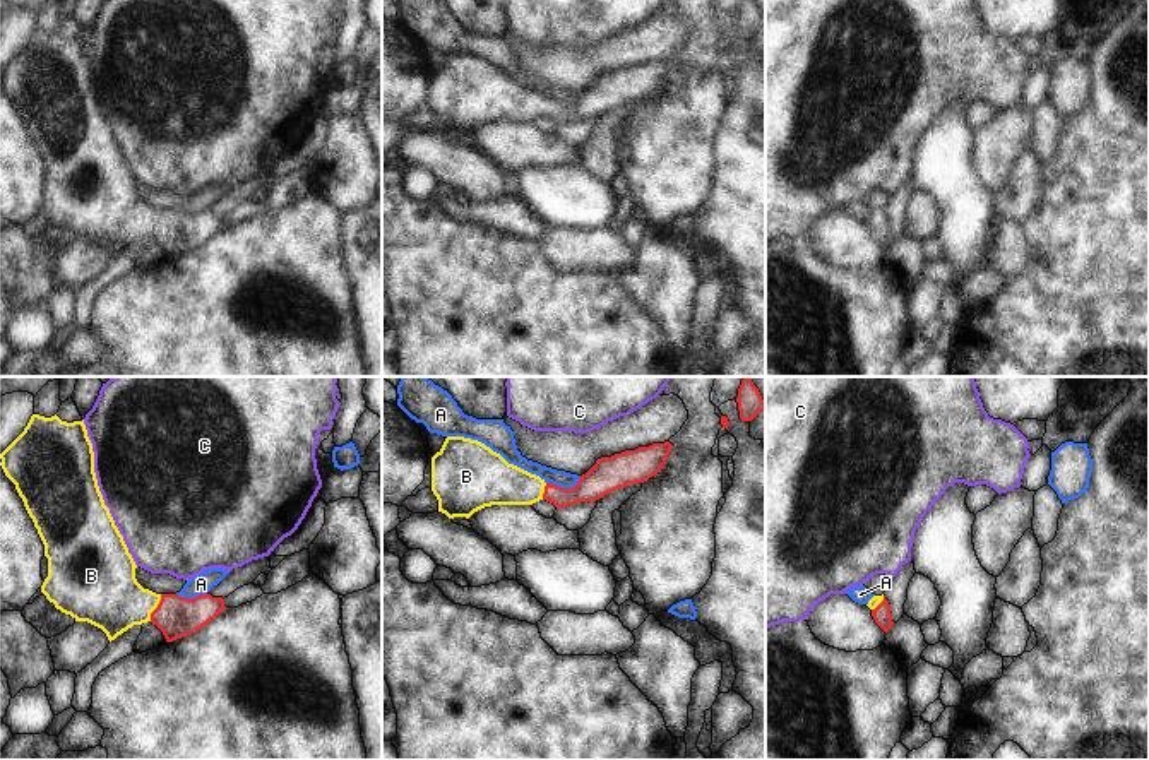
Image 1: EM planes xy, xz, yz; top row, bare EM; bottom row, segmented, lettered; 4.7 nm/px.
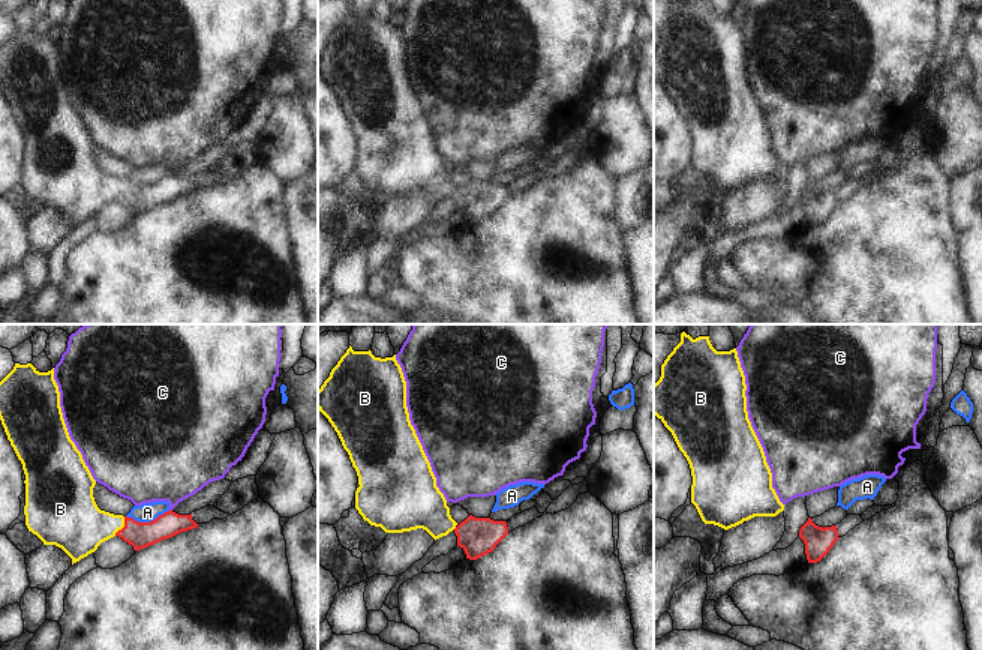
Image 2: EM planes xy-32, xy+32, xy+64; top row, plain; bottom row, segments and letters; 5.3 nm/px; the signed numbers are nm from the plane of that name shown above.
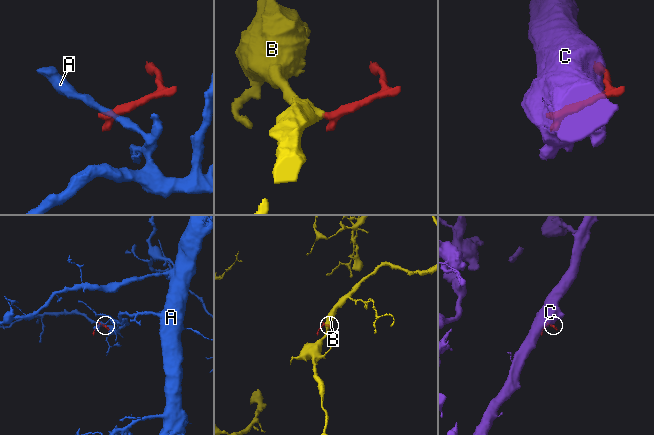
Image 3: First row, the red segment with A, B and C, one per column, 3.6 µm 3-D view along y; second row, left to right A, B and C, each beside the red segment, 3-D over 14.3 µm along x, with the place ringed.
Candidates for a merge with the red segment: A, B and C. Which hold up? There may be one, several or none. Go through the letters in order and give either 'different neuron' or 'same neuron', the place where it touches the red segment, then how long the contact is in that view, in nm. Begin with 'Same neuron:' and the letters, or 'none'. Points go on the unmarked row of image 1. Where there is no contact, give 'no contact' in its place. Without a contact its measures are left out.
Same neuron: B
A: different neuron | xz (564, 105) | 170 nm
B: same neuron | xy (156, 225) | 140 nm
C: different neuron | xz (598, 77) | 30 nm

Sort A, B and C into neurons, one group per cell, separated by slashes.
A / B / C

